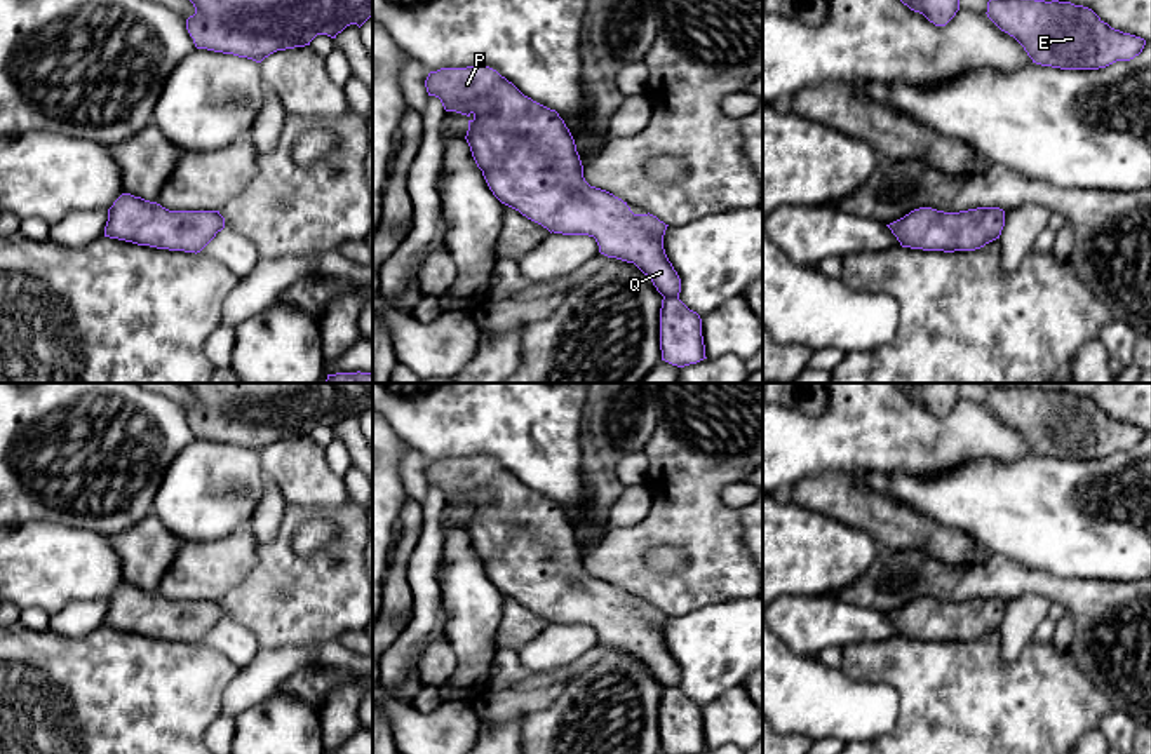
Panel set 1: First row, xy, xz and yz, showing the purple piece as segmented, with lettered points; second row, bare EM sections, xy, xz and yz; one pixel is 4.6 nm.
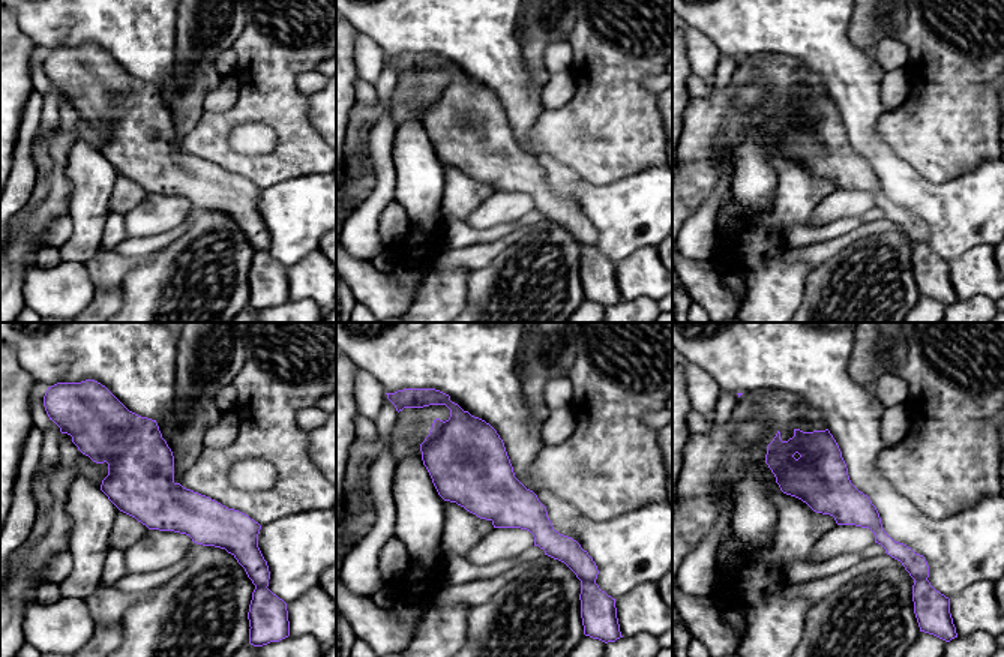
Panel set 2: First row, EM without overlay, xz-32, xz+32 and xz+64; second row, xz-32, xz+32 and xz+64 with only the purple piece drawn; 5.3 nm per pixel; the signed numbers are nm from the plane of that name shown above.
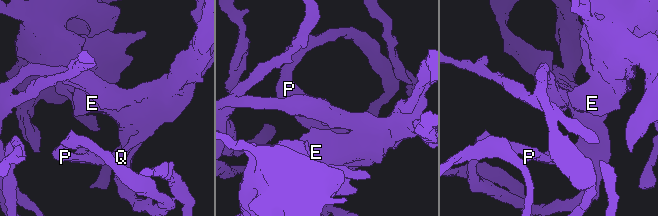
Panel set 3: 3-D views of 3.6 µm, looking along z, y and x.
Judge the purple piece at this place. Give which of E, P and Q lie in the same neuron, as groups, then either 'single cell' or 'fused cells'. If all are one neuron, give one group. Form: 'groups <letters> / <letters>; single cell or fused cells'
groups E P Q; single cell

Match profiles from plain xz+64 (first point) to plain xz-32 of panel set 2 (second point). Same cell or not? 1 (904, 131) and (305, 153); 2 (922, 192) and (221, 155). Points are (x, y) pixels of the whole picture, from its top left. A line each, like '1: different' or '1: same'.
1: same
2: different

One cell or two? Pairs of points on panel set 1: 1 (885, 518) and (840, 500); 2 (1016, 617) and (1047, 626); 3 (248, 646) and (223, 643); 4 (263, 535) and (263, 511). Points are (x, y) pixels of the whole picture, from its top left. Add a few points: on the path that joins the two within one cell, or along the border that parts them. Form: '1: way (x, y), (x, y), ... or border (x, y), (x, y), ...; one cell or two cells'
1: way (875, 512), (850, 502); one cell
2: border (1049, 615), (1029, 639); two cells
3: way (242, 646), (228, 643); one cell
4: way (263, 530), (263, 516); one cell

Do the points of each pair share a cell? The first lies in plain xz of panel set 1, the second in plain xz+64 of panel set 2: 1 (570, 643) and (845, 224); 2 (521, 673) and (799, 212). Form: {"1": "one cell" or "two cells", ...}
{"1": "two cells", "2": "two cells"}

